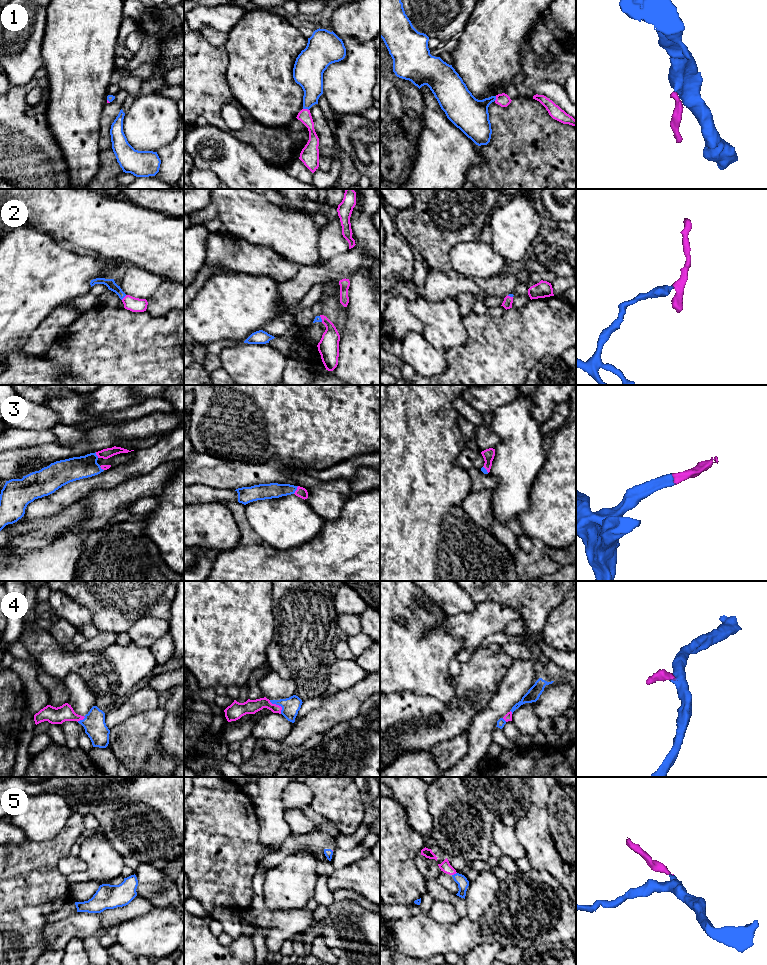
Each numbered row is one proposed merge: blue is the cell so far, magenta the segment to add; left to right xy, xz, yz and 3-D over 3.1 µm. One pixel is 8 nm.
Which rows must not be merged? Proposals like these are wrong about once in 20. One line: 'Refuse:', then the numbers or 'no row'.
Refuse: no row

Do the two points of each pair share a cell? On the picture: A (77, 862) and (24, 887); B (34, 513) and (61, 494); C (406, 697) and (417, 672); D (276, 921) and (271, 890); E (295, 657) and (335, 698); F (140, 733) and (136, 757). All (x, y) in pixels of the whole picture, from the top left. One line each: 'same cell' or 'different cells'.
A: different cells
B: same cell
C: different cells
D: different cells
E: different cells
F: same cell

